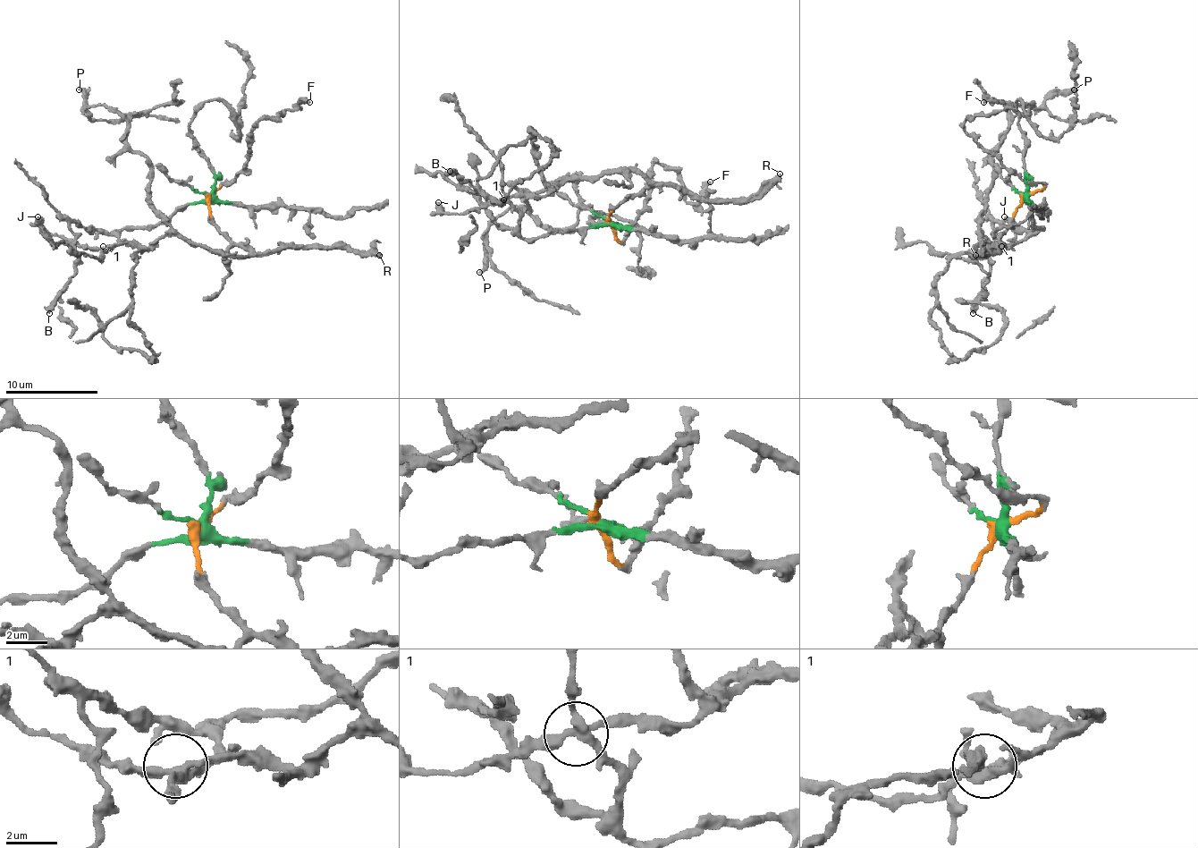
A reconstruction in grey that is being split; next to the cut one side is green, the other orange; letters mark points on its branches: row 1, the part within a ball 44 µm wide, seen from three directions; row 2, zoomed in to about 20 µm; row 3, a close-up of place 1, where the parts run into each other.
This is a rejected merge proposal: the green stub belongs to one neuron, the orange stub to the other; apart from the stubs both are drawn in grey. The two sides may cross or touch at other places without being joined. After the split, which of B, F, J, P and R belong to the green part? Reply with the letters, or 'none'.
B

